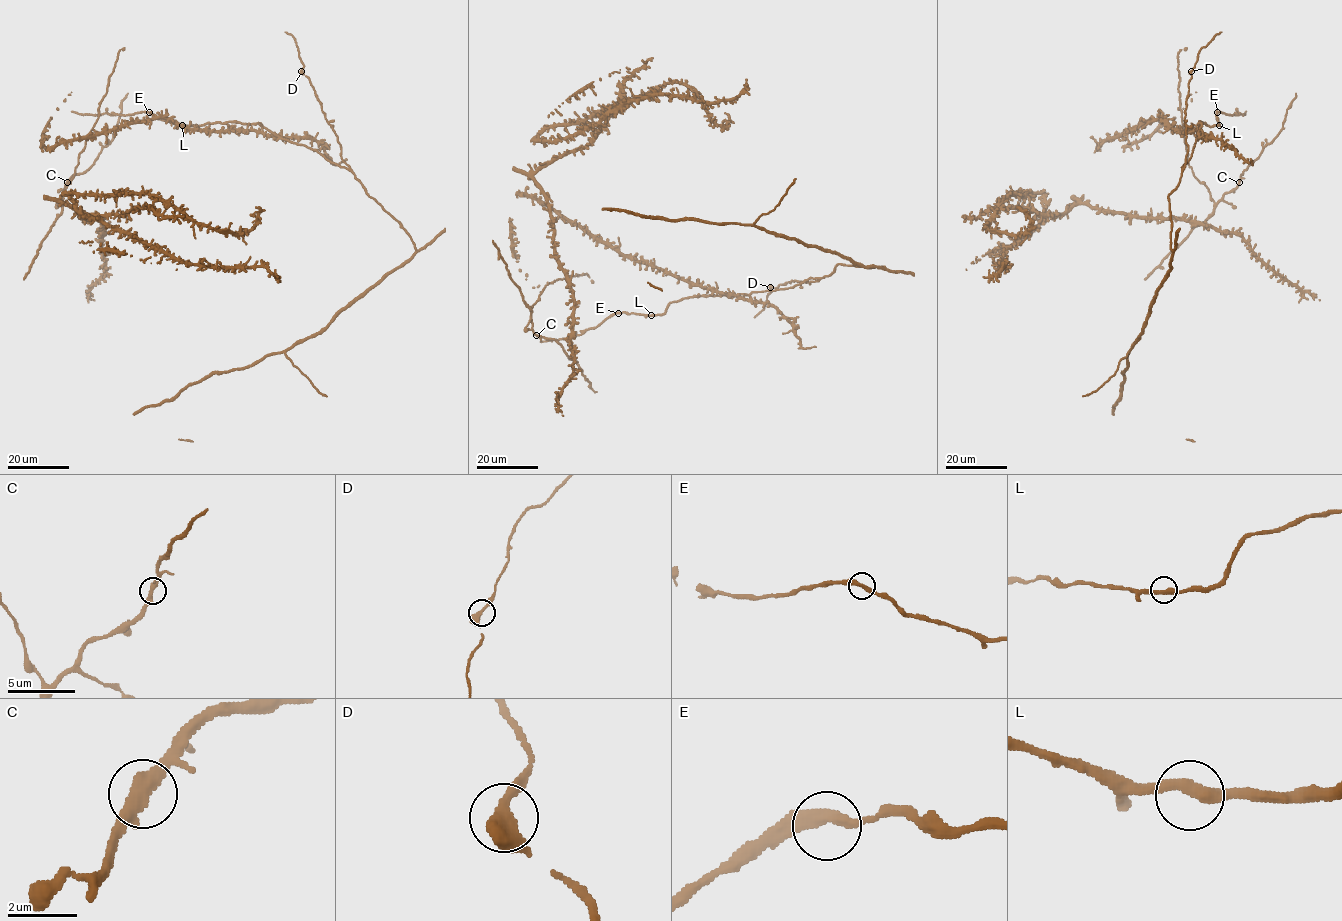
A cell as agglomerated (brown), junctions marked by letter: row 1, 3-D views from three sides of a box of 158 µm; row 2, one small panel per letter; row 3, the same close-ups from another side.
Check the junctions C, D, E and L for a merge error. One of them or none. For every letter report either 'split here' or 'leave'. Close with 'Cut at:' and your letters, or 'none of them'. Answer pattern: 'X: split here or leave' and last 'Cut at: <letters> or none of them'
C: leave
D: leave
E: leave
L: leave
Cut at: none of them

